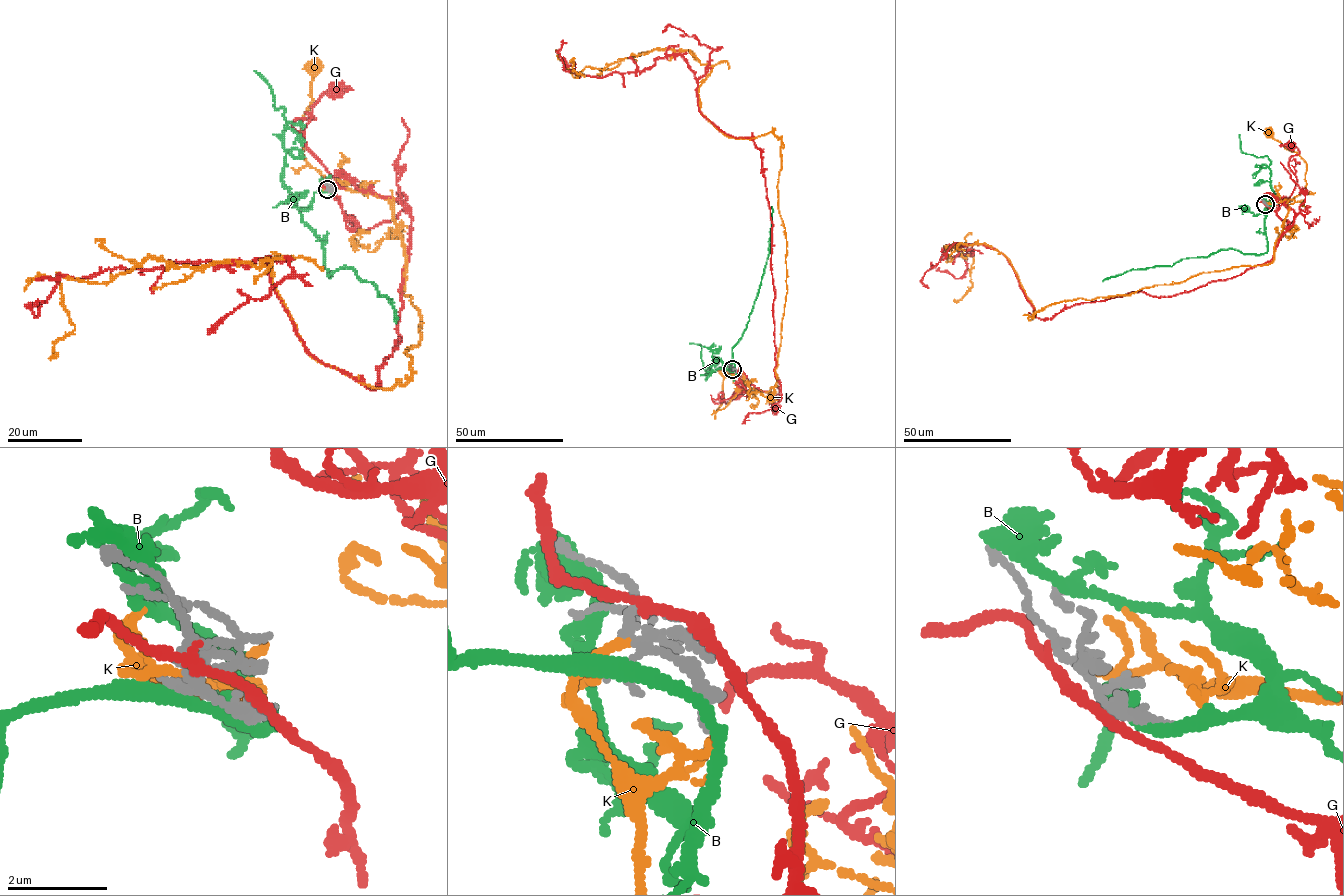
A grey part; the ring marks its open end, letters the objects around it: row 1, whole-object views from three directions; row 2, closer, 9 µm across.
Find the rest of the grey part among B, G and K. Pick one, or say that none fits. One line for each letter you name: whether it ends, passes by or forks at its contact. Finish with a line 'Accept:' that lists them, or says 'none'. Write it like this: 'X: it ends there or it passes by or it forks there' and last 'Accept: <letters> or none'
K: it passes by
Accept: K

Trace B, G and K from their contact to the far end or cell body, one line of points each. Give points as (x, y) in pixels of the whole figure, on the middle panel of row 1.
B: (732, 370), (716, 369), (734, 368), (732, 347), (749, 320), (768, 254), (772, 206)
G: (732, 367), (739, 374), (735, 383), (742, 391), (721, 400), (718, 398), (722, 393), (728, 403), (736, 393)
K: (732, 369), (730, 371), (737, 393), (717, 411), (723, 399), (724, 372)

